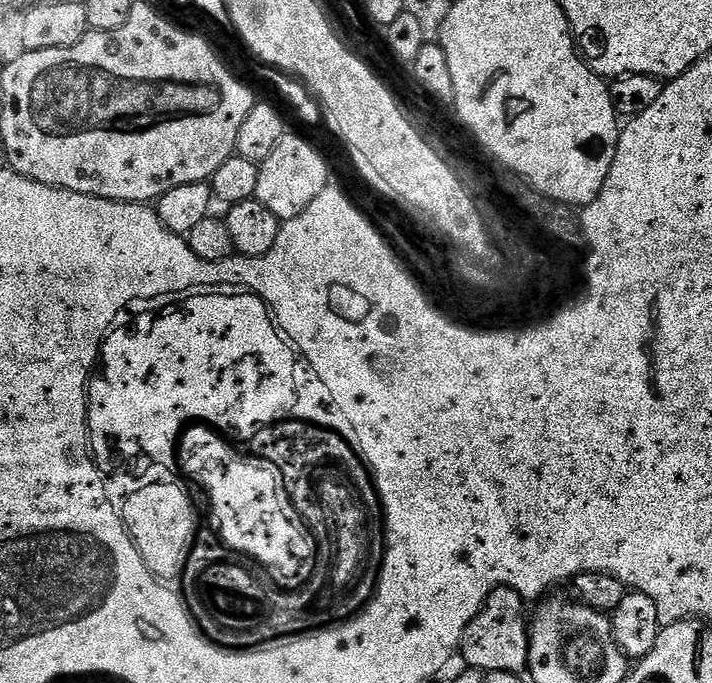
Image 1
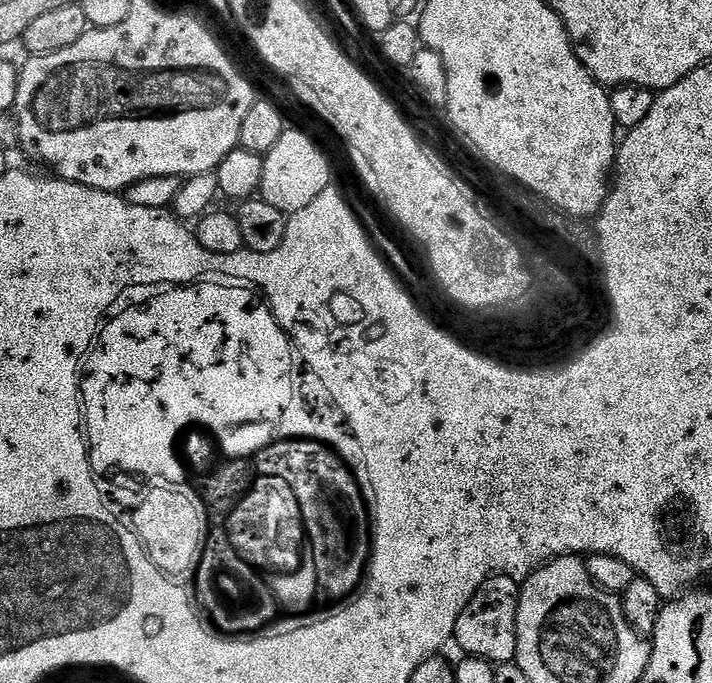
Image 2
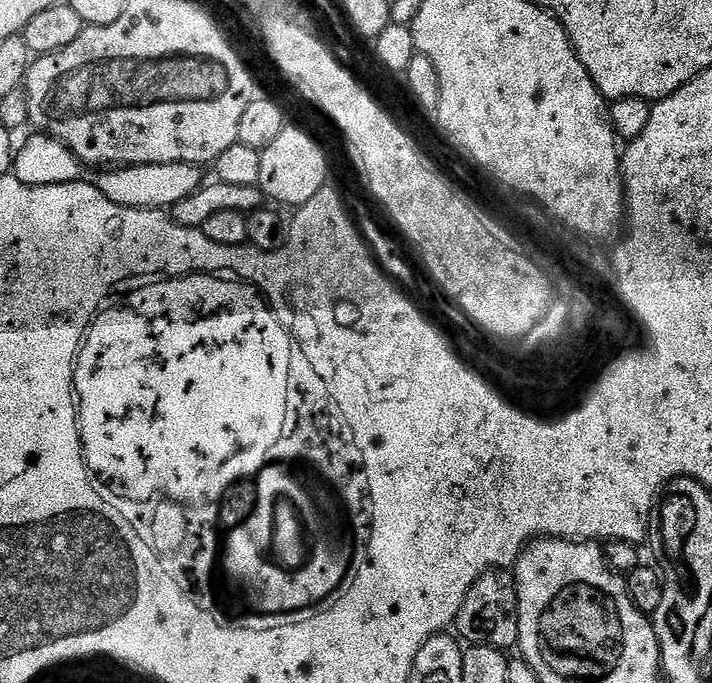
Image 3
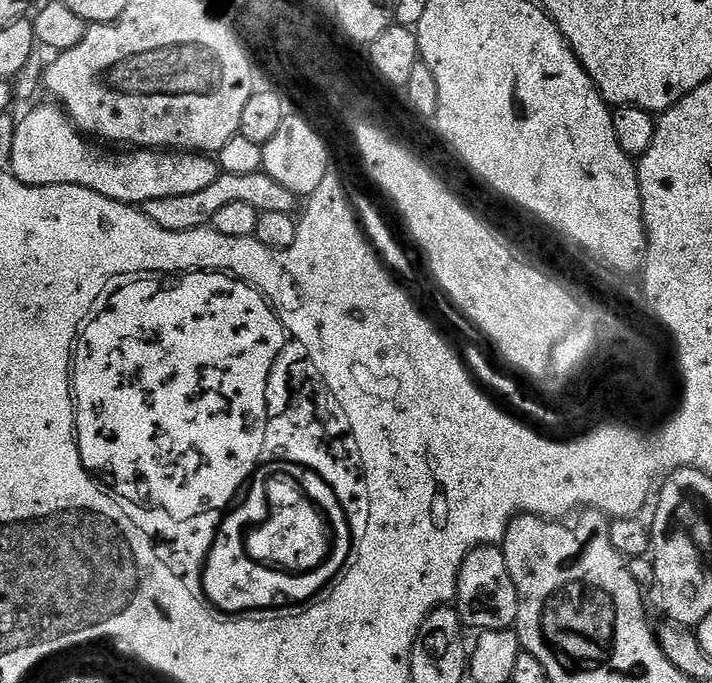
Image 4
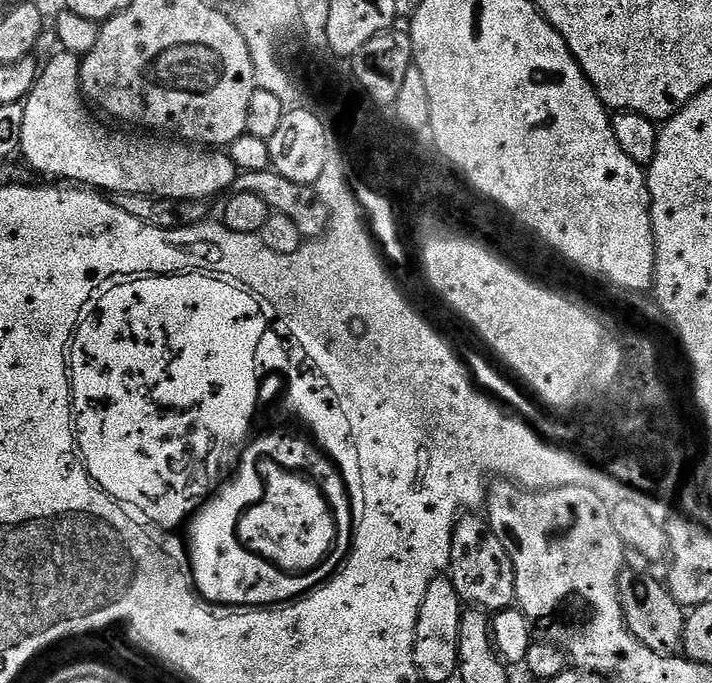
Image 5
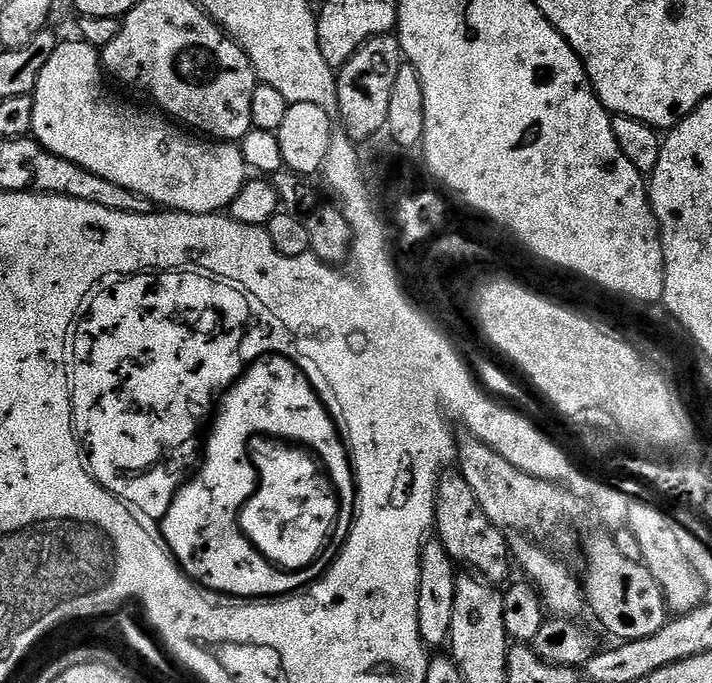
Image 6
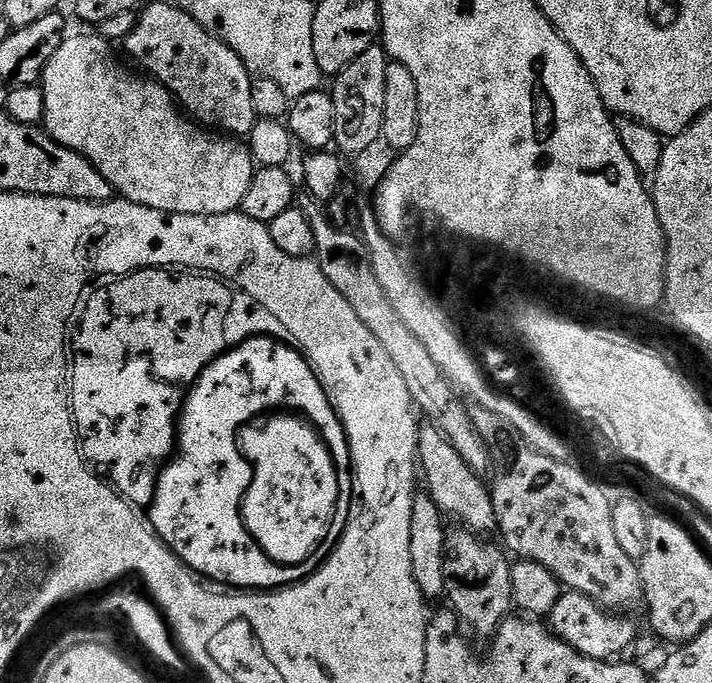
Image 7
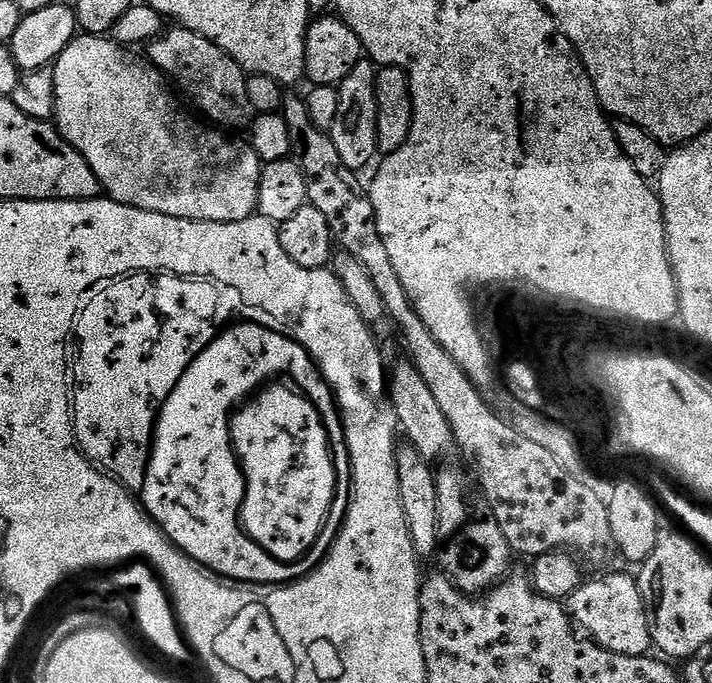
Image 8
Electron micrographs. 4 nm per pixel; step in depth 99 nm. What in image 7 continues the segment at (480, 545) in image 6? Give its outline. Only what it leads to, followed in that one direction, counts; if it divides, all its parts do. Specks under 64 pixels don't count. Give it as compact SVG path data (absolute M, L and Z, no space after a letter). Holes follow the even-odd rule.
M431 426L421 427L420 442L418 444L418 468L422 473L422 484L426 487L426 494L436 503L438 510L449 521L457 520L455 523L461 528L467 528L469 532L477 534L488 534L484 532L495 533L496 515L494 514L494 502L492 501L492 493L489 485L484 484L481 477L474 470L470 470L470 466L466 466L466 462L462 460L462 454L458 454L458 450L454 450L454 446L450 446L450 442L445 436L438 431L437 428Z

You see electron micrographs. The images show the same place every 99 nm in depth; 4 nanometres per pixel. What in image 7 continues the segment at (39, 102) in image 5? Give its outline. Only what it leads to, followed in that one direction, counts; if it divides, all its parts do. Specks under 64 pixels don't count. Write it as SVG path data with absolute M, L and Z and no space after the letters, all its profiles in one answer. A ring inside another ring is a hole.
M93 34L93 36L65 35L62 46L58 46L58 50L54 50L54 58L50 58L42 77L42 87L46 98L46 114L42 125L44 131L62 146L66 146L70 150L85 156L96 167L98 174L102 174L102 178L106 178L106 182L110 182L113 193L119 194L132 204L141 204L154 210L173 212L174 214L190 214L191 216L194 214L213 216L214 214L237 211L244 203L246 190L250 190L250 182L254 171L251 151L239 139L221 138L219 135L205 130L199 123L193 122L177 107L172 93L163 84L159 84L157 80L151 79L144 74L135 76L130 69L123 68L116 61L115 54L108 48L111 48L109 41L99 34Z

